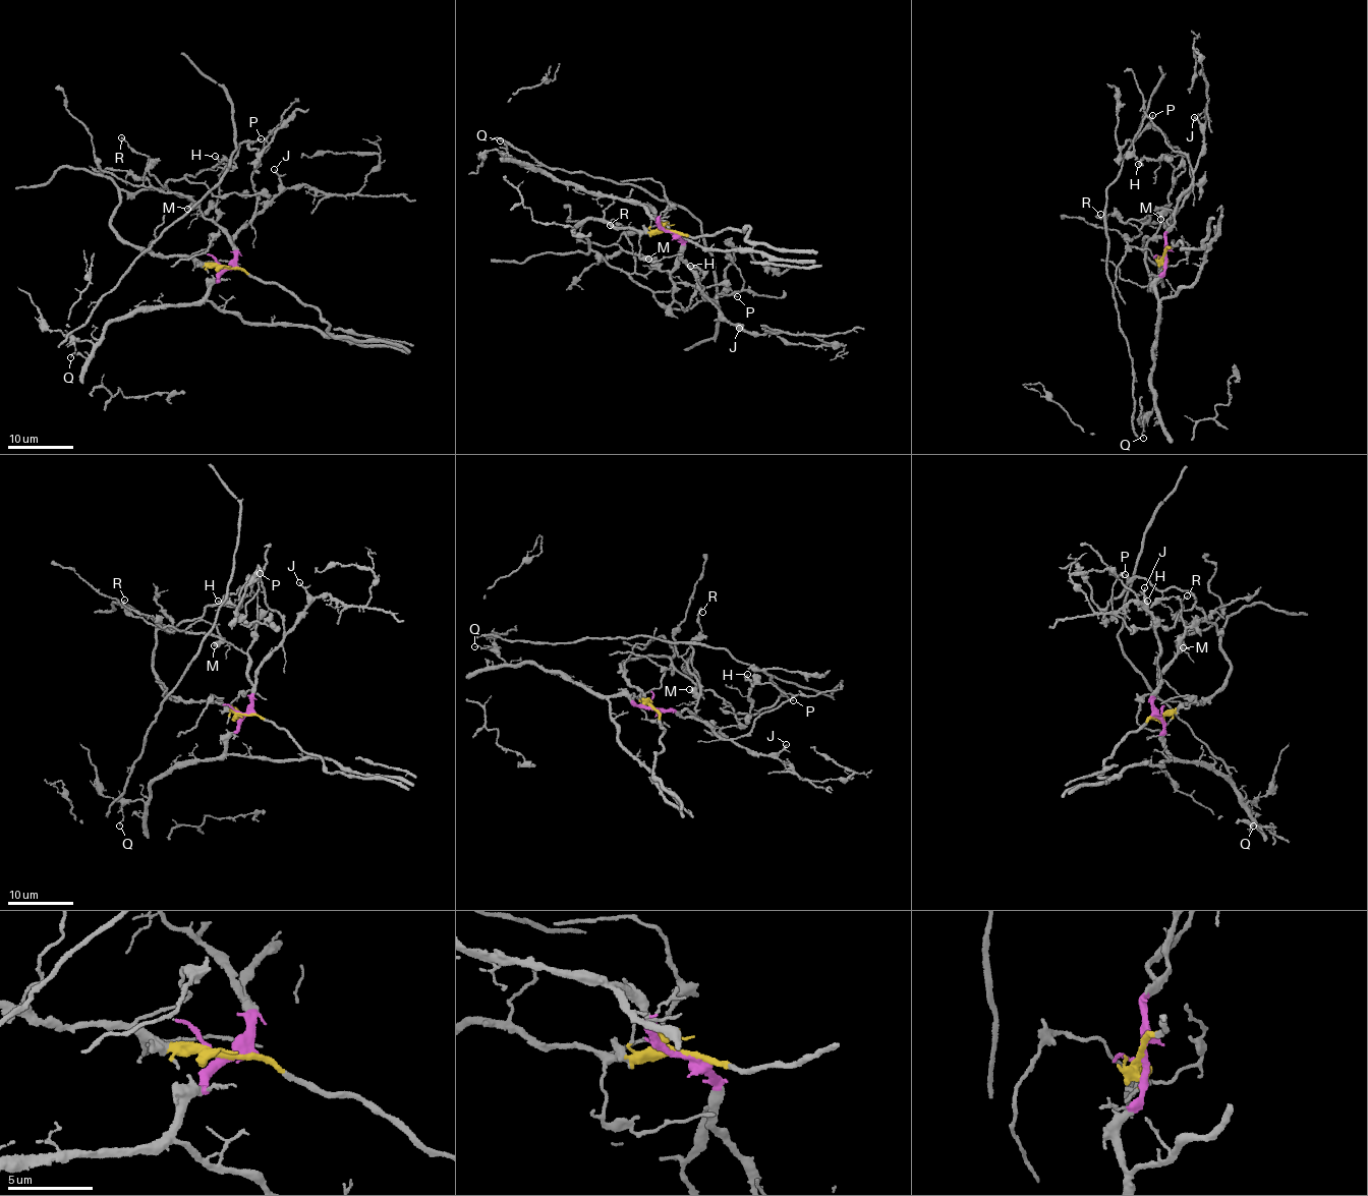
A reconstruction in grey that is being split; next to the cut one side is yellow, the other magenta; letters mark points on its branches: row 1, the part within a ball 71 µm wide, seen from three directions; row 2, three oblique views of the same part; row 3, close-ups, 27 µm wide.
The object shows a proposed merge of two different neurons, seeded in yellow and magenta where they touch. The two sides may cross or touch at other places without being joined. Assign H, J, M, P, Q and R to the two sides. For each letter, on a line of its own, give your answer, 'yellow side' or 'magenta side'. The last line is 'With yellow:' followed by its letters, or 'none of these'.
H: magenta side
J: magenta side
M: yellow side
P: yellow side
Q: magenta side
R: magenta side
With yellow: M, P

